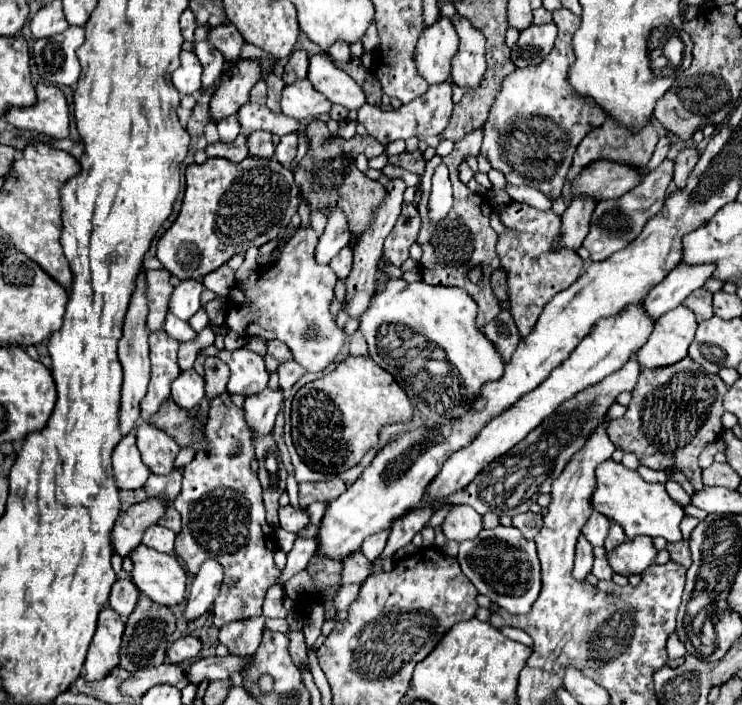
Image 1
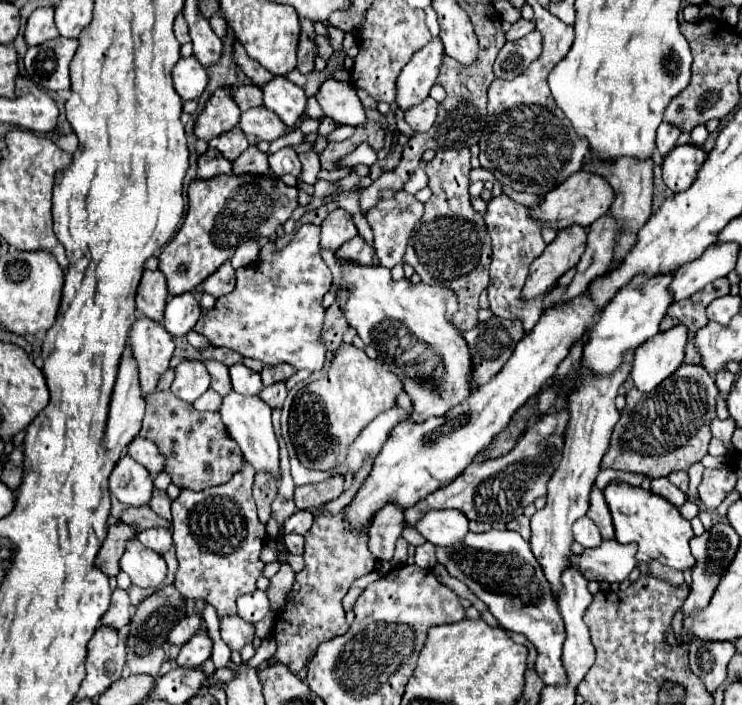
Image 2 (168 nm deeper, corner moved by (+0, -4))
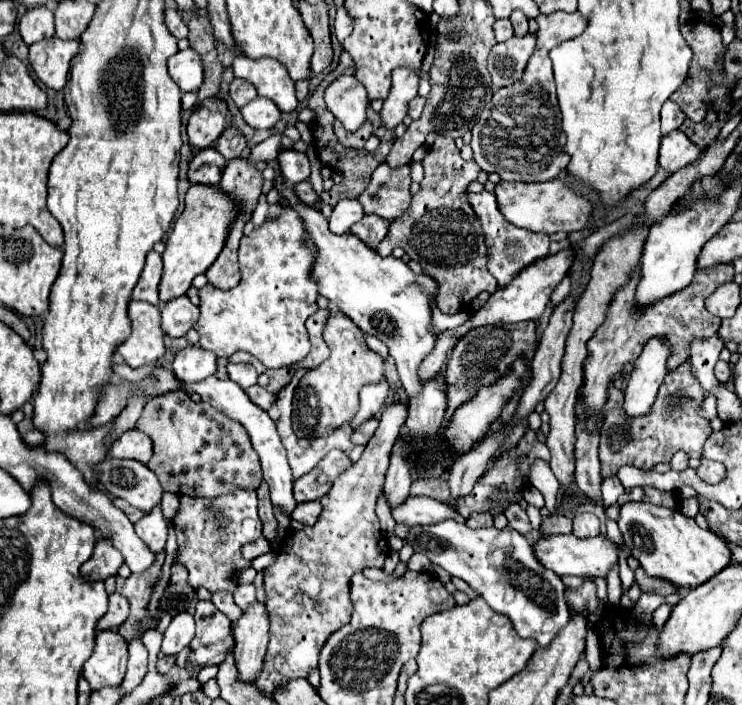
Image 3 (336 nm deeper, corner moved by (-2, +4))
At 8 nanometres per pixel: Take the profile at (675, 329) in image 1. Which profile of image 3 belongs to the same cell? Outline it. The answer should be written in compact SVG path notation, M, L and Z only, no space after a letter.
M650 338L642 354L634 360L630 380L626 384L624 410L628 416L642 416L650 410L660 384L668 374L670 342L666 338Z

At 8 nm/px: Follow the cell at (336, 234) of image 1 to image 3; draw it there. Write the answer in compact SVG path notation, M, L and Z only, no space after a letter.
M340 200L330 216L330 232L344 234L364 216L364 210L358 200Z

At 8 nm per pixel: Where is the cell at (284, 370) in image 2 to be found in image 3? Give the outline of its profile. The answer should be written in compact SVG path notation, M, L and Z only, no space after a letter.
M288 366L288 368L278 368L278 370L266 370L264 374L260 374L258 384L264 386L264 388L268 388L270 392L278 394L278 392L290 382L290 378L294 376L294 372L296 372L296 370L294 370L292 366Z

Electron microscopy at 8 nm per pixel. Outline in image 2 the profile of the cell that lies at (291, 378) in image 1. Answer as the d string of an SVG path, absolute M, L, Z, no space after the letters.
M276 382L274 386L262 388L262 392L260 392L258 396L260 396L272 410L282 408L284 398L286 398L286 386L284 386L284 382Z

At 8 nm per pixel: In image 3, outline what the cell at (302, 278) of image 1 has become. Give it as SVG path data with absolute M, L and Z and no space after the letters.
M278 204L270 206L266 222L258 230L252 230L250 236L244 236L240 240L238 262L242 280L236 288L220 290L214 288L212 284L206 284L200 290L200 318L194 324L194 330L200 334L200 346L226 358L230 358L238 350L244 350L256 356L266 368L282 368L302 362L308 356L308 350L312 348L308 342L304 322L318 310L316 306L318 286L312 280L316 246L308 238L306 226L302 218L298 218L296 210L284 210Z

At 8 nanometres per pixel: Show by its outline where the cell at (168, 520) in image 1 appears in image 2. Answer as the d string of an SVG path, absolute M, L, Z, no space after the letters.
M140 506L140 508L128 508L128 510L124 510L120 514L120 522L126 522L126 524L134 526L138 532L146 530L146 528L158 528L158 526L168 528L170 526L150 506Z

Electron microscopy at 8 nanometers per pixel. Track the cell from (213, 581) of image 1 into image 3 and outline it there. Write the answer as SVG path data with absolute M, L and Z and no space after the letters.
M182 612L172 618L168 630L164 632L162 652L164 654L178 654L188 642L194 638L194 618L188 612Z

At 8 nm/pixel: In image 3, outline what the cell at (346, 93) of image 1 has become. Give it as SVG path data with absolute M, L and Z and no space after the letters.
M338 76L324 94L328 110L344 124L348 132L354 132L366 120L368 96L364 86L352 76Z

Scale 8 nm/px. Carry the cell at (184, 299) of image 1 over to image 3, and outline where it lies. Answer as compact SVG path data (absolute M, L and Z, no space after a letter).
M184 294L180 298L174 298L172 302L166 302L162 308L162 330L168 336L184 336L198 318L198 306L190 302L190 298Z

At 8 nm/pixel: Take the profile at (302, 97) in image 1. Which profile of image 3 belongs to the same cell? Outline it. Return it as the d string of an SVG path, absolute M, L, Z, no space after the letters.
M234 58L232 68L236 78L252 82L258 94L274 100L282 112L294 112L298 108L294 82L292 78L288 78L288 72L280 62L272 58L260 58L260 60Z

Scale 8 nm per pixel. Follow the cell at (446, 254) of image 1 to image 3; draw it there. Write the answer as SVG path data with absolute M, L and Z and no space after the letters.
M438 136L424 164L424 180L422 190L414 196L410 210L392 222L386 238L380 242L376 252L380 256L390 256L394 248L404 248L404 252L416 260L426 274L430 274L440 284L440 294L436 298L436 306L444 314L456 314L466 310L470 302L482 292L494 292L498 288L496 280L486 268L486 242L480 220L472 206L468 206L466 188L480 174L480 166L470 160L462 160L460 148L450 138Z

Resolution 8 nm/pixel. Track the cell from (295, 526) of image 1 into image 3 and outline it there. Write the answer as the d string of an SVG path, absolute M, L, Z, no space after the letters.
M318 500L316 502L302 502L302 504L298 504L294 508L292 518L298 520L298 522L302 522L304 526L310 526L310 524L314 524L318 520L320 512L322 512L322 506L320 506Z

